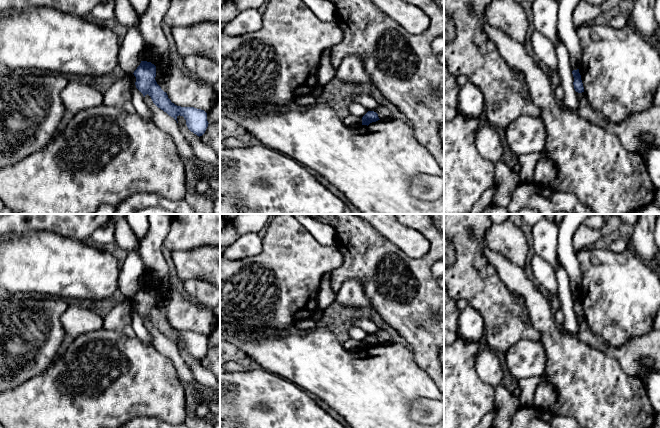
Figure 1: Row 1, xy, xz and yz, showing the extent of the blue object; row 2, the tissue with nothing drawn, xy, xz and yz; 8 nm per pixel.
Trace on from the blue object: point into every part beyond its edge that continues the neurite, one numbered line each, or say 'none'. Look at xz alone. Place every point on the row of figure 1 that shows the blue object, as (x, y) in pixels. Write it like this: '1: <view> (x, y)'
none

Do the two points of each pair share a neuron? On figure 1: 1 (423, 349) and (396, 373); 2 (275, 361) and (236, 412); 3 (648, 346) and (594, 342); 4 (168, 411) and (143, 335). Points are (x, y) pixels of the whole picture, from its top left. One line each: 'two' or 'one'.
1: two
2: two
3: one
4: two

